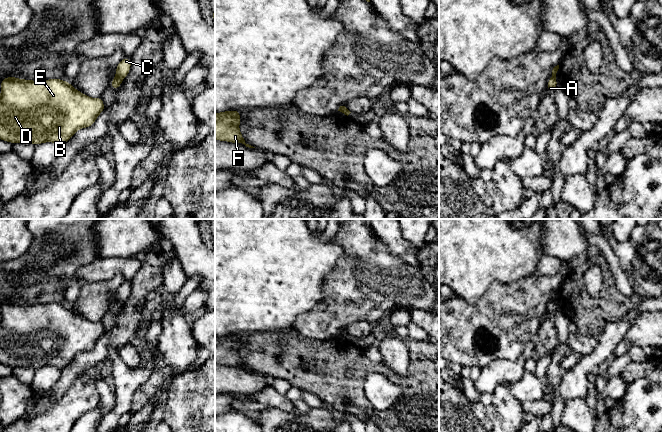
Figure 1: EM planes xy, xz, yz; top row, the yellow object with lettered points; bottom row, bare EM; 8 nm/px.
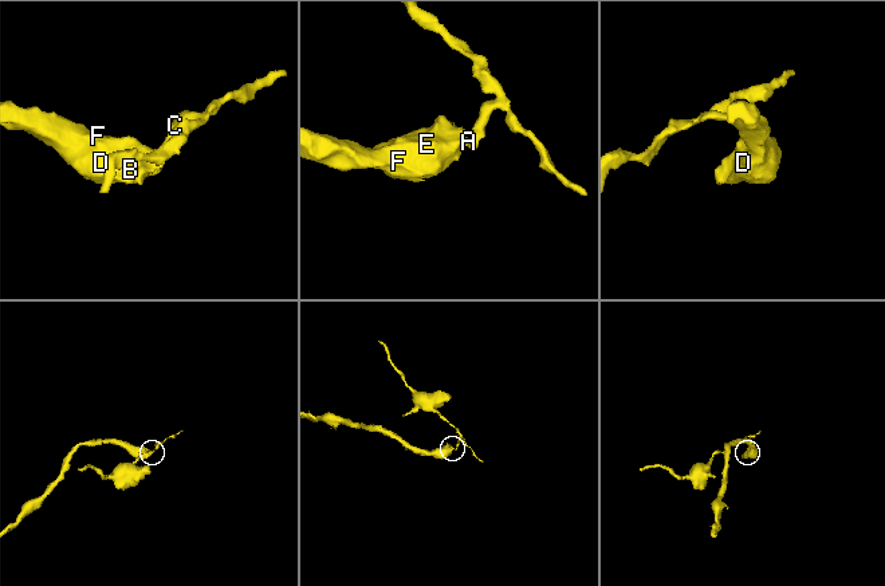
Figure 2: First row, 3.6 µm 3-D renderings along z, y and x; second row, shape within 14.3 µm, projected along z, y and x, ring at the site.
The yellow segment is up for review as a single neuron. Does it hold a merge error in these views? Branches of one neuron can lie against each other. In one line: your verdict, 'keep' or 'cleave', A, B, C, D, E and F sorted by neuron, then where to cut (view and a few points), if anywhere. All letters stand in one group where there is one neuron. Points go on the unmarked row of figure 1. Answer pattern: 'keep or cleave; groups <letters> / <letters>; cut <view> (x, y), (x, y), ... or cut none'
cleave; groups A B D E F / C; cut xy (115, 300), (121, 305)

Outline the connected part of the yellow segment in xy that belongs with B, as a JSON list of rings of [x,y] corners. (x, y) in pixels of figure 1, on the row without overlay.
[[[8,300],[1,304],[0,314],[0,363],[13,368],[54,366],[62,370],[77,354],[91,351],[105,334],[101,321],[88,321],[57,302],[32,305]]]

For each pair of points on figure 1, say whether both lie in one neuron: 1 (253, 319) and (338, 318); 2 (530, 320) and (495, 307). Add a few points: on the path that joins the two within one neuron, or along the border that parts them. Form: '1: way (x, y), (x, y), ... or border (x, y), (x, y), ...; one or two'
1: border (315, 306), (311, 311), (300, 314), (292, 329); two
2: way (521, 320), (508, 320), (504, 316); one

